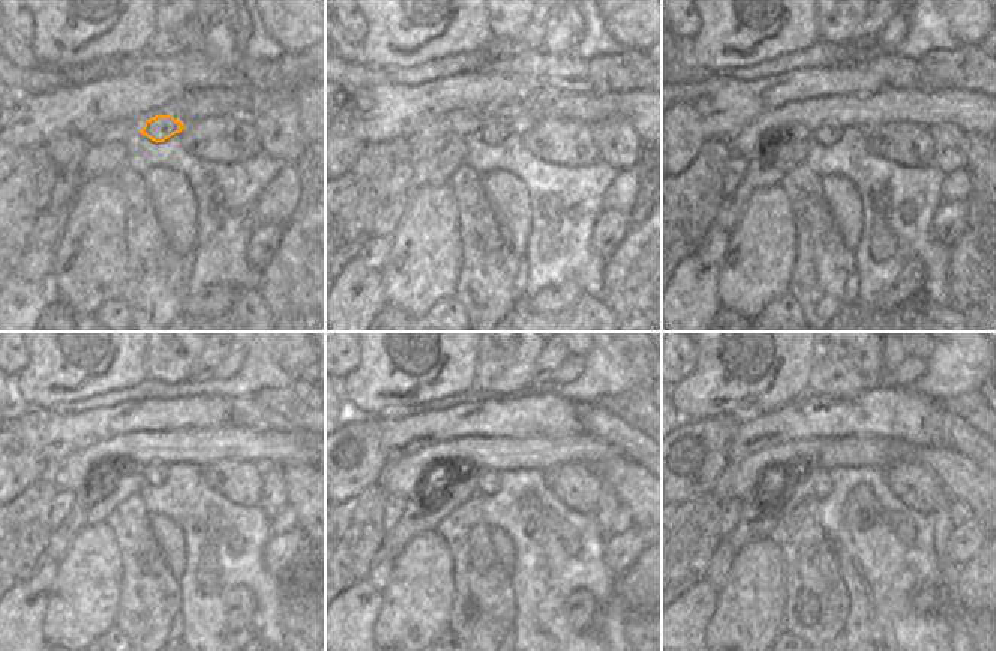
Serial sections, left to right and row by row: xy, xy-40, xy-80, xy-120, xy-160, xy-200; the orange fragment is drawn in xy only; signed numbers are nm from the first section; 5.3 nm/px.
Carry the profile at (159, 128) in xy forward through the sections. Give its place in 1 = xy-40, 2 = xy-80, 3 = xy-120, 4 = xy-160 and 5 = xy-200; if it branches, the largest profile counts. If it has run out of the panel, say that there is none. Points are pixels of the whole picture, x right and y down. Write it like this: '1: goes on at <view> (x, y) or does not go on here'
1: goes on at xy-40 (495, 131)
2: goes on at xy-80 (828, 135)
3: goes on at xy-120 (153, 474)
4: goes on at xy-160 (488, 480)
5: goes on at xy-200 (822, 485)

